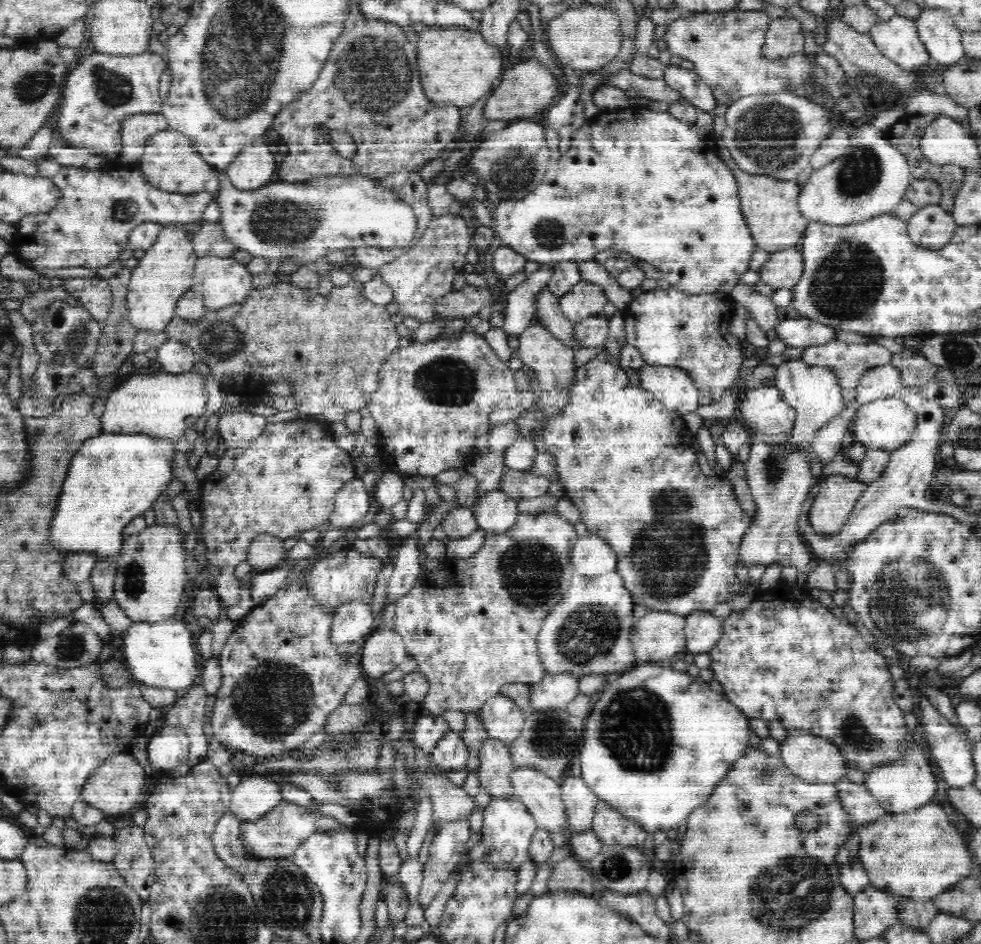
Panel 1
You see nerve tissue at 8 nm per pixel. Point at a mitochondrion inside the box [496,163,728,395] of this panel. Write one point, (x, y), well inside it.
(548, 233)

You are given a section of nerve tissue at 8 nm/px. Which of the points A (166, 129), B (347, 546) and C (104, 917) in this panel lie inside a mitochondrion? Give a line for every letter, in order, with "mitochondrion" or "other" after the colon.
A: other
B: other
C: mitochondrion

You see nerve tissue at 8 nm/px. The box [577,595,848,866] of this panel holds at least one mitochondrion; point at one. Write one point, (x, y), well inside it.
(637, 728)

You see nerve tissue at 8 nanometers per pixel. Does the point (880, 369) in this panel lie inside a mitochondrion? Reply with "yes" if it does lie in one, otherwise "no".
no

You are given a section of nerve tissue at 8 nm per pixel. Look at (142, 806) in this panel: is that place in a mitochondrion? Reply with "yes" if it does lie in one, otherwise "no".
no

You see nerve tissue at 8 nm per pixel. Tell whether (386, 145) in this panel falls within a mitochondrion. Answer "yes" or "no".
no

